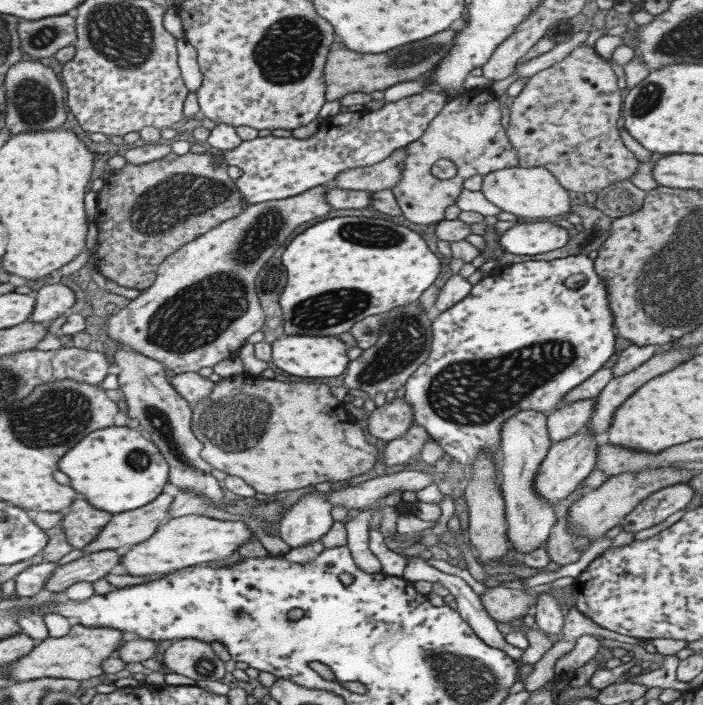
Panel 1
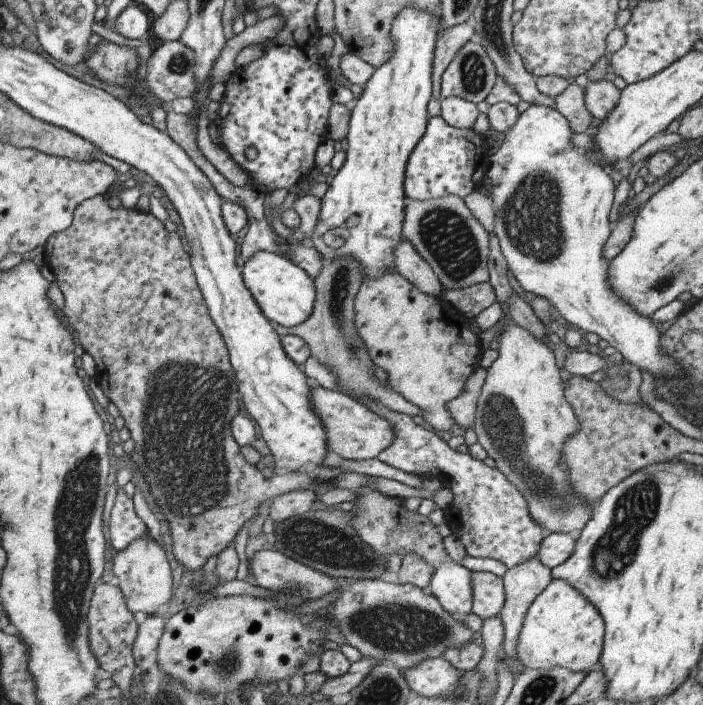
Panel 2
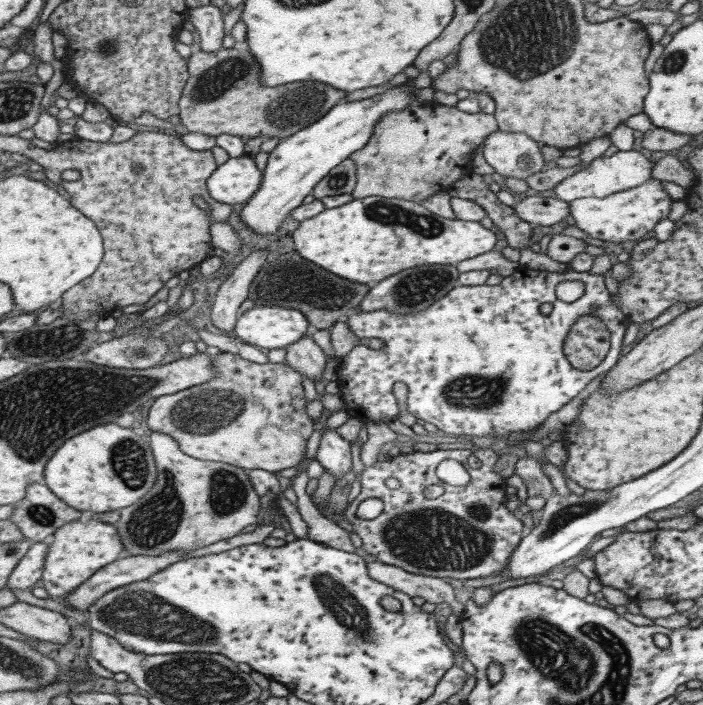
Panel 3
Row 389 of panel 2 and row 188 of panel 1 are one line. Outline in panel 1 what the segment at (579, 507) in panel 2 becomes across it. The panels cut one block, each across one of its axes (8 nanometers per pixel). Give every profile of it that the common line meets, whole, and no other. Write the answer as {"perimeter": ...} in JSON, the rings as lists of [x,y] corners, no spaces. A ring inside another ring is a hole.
{"perimeter":[[[509,167],[488,172],[483,175],[480,184],[483,196],[501,209],[503,212],[511,212],[515,216],[528,216],[544,220],[549,216],[570,212],[570,201],[567,191],[555,180],[555,177],[543,167]]]}

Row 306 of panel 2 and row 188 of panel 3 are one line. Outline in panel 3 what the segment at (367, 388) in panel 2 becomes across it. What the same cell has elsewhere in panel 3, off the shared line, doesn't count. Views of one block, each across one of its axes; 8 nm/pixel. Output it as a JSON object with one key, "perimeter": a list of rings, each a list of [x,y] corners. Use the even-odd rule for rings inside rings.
{"perimeter":[[[347,158],[334,166],[312,188],[309,199],[323,198],[324,196],[337,196],[351,194],[356,185],[356,168],[354,162]]]}

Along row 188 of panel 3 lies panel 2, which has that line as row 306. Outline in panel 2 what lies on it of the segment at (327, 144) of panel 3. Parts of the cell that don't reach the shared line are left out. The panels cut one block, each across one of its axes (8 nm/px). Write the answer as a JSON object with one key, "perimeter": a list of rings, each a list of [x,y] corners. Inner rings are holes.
{"perimeter":[[[259,251],[252,254],[239,269],[245,288],[270,323],[289,328],[300,325],[309,316],[315,300],[315,287],[302,268],[292,265],[277,253]]]}

